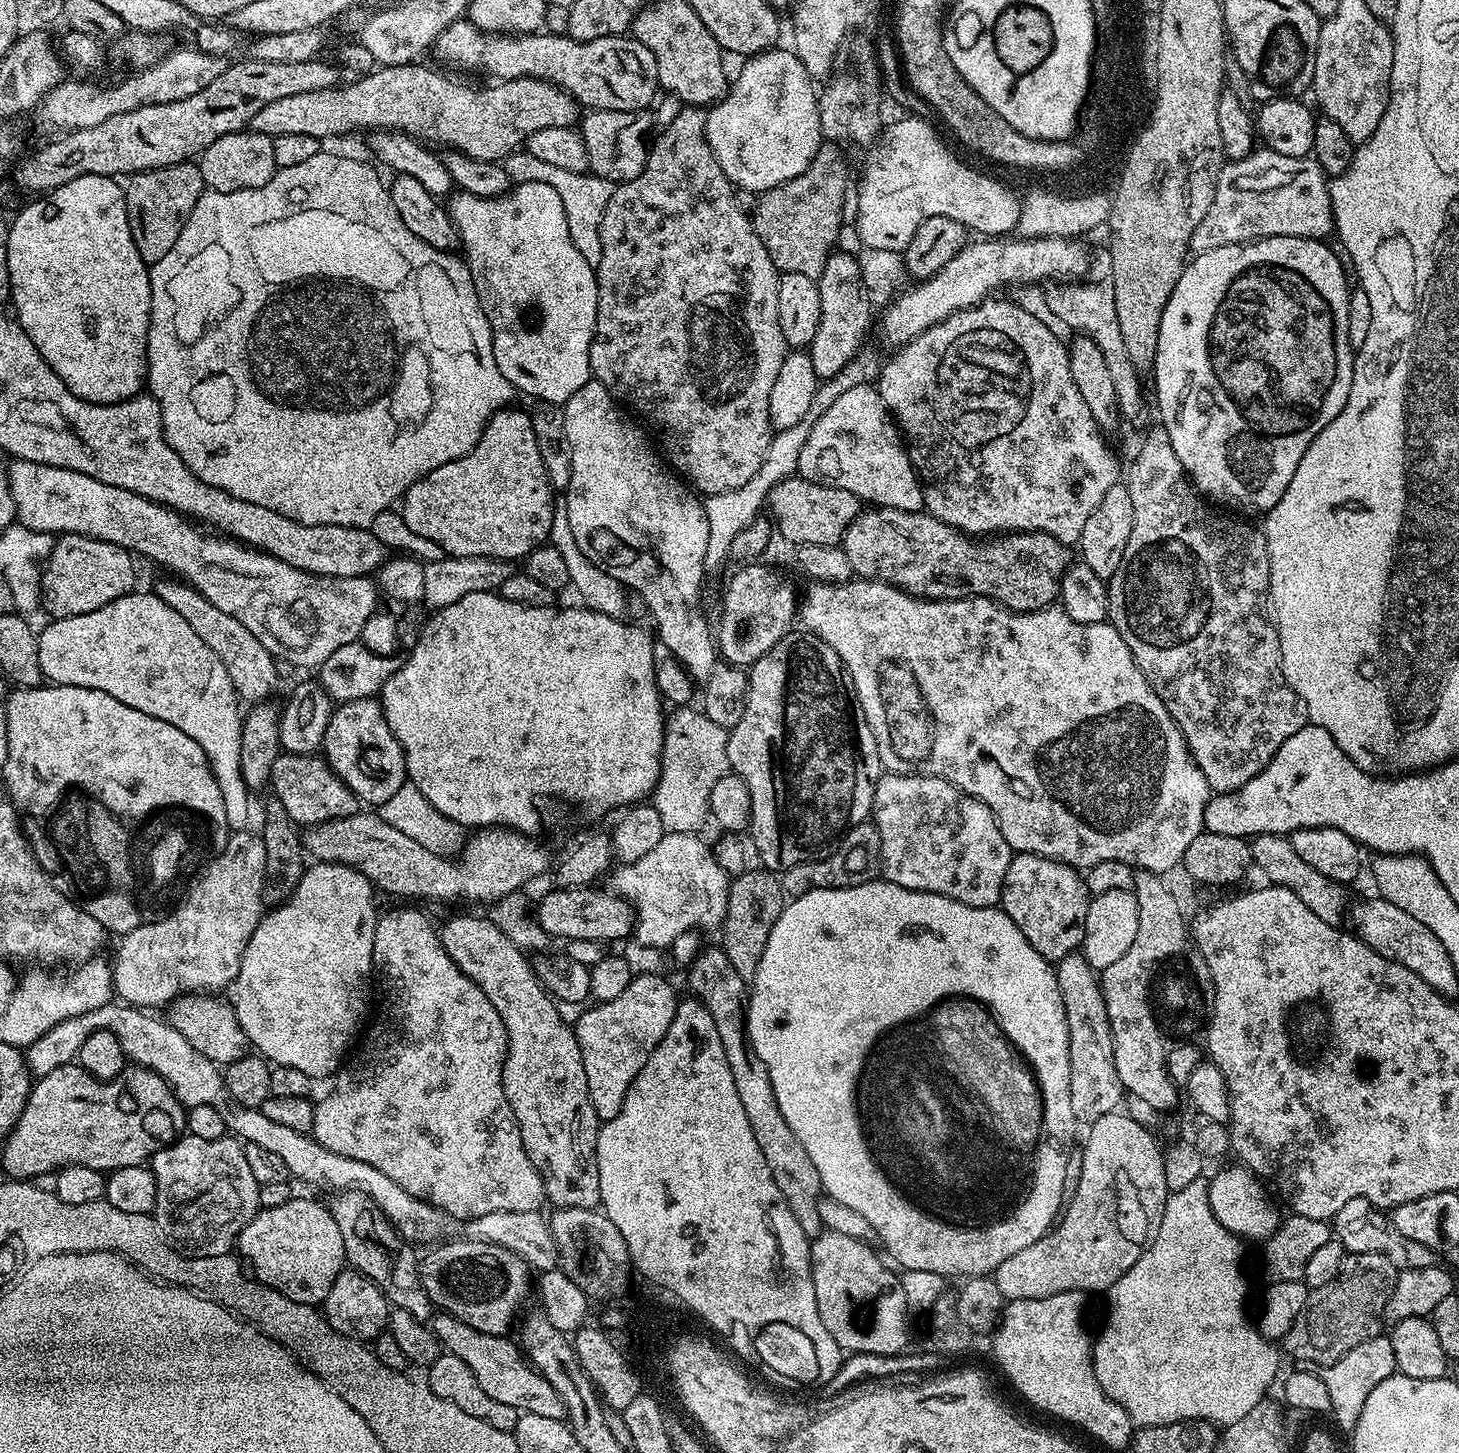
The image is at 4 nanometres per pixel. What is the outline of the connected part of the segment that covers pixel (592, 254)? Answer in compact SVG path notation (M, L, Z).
M517 150L512 155L504 157L502 165L511 183L546 182L546 186L554 186L554 190L558 190L566 206L566 222L570 226L570 238L574 238L574 246L578 246L578 251L582 253L582 258L586 258L586 262L594 266L599 264L602 258L600 223L602 214L614 194L616 184L588 172L571 172L562 170L558 166L550 166L550 162L542 162L542 158L534 158L534 154L530 154L527 150Z

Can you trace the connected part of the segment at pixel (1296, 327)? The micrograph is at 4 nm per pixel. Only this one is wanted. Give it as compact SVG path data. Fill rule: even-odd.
M1275 236L1246 244L1227 244L1218 250L1193 255L1178 278L1178 286L1174 286L1174 294L1170 294L1170 302L1166 302L1166 310L1162 310L1154 369L1156 404L1160 407L1159 423L1166 434L1170 434L1174 454L1178 454L1178 462L1182 462L1197 493L1213 505L1225 504L1233 508L1236 511L1233 513L1266 514L1278 506L1282 494L1286 494L1286 486L1290 486L1290 478L1294 478L1294 470L1298 470L1298 462L1302 462L1302 454L1306 454L1310 442L1314 442L1320 431L1334 422L1334 418L1338 418L1342 406L1346 406L1346 398L1350 398L1350 386L1354 378L1354 349L1348 343L1350 280L1345 276L1335 251L1326 245L1324 240Z

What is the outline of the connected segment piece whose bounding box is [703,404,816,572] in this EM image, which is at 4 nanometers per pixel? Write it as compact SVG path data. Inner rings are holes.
M812 405L806 410L805 417L796 426L779 429L772 437L770 446L767 447L766 457L758 468L758 474L754 474L749 482L734 491L726 491L722 494L712 495L704 500L704 509L707 516L707 544L703 559L705 571L712 572L718 569L731 555L732 542L746 525L752 523L759 512L767 503L768 494L775 485L784 481L796 472L798 457L802 452L802 446L806 444L806 438L810 436L815 420L812 420Z

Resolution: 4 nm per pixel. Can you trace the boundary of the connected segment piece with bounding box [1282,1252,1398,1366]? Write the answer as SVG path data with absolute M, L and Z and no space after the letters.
M1382 1254L1345 1255L1335 1278L1326 1282L1326 1286L1309 1291L1304 1311L1284 1335L1283 1351L1288 1351L1296 1360L1305 1360L1308 1363L1305 1365L1323 1366L1338 1362L1342 1354L1354 1350L1354 1346L1366 1342L1366 1338L1381 1335L1380 1324L1397 1275L1396 1263Z

